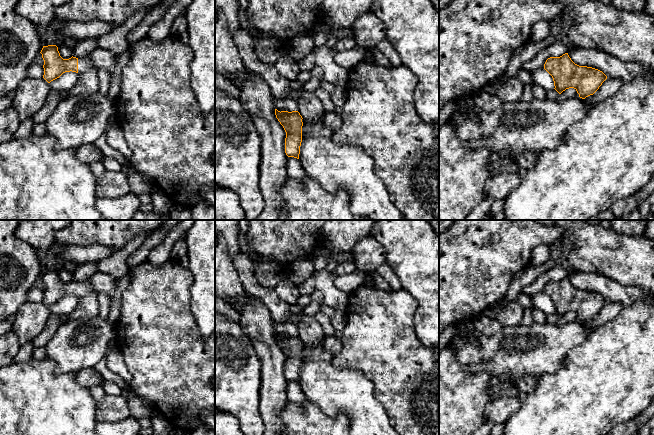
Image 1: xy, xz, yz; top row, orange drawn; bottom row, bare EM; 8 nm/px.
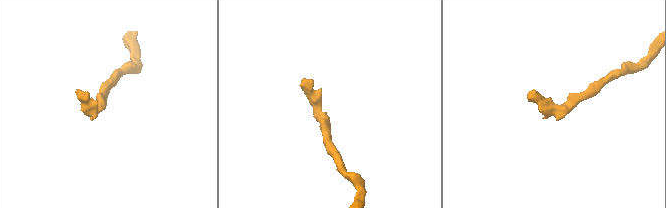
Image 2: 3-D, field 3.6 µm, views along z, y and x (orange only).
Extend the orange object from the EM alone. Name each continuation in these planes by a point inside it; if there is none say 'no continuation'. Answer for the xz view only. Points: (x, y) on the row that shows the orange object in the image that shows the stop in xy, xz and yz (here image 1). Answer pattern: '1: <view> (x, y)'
no continuation

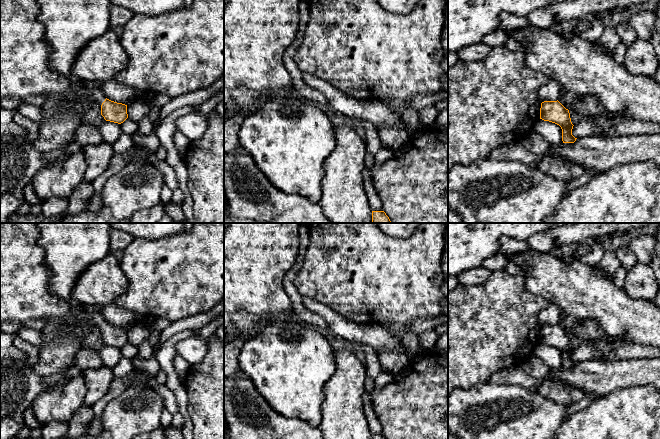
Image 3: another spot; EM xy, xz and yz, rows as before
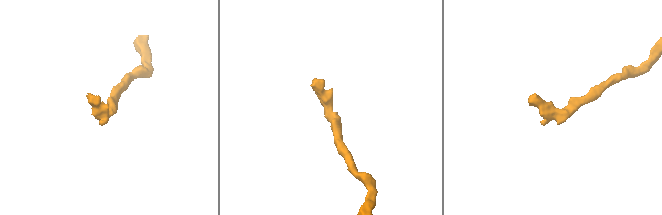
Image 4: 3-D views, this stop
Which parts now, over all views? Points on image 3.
1: xy (95, 95)

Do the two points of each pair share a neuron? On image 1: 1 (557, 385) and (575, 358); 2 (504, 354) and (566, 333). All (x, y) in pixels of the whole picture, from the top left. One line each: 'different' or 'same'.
1: same
2: same

